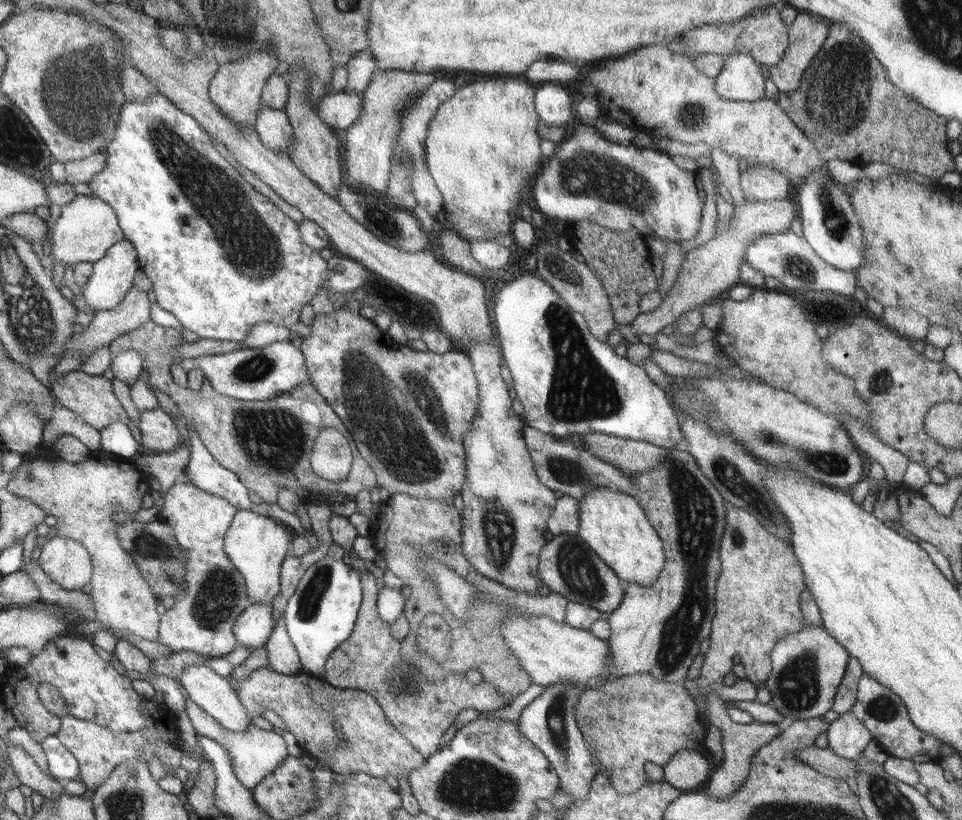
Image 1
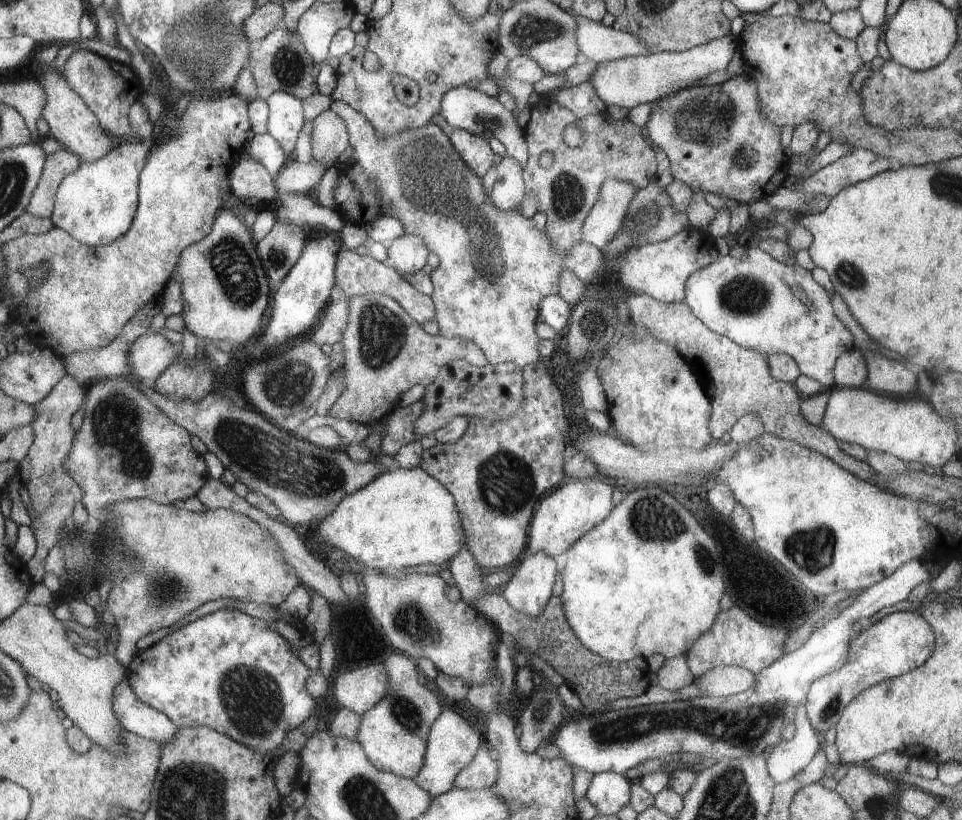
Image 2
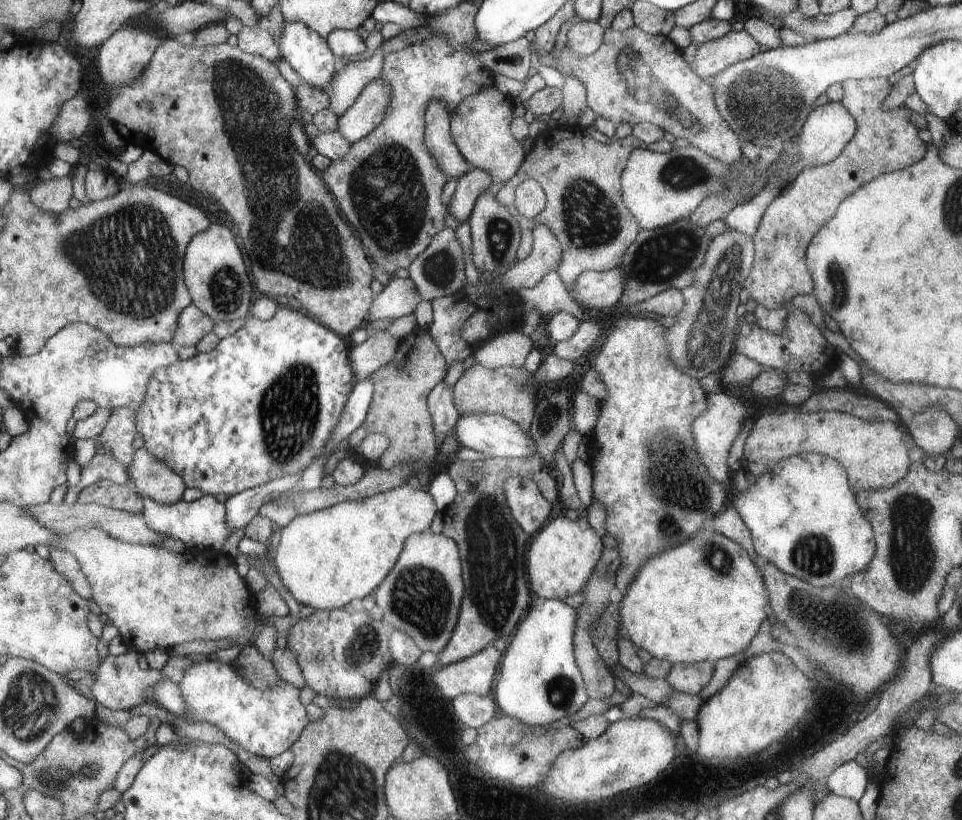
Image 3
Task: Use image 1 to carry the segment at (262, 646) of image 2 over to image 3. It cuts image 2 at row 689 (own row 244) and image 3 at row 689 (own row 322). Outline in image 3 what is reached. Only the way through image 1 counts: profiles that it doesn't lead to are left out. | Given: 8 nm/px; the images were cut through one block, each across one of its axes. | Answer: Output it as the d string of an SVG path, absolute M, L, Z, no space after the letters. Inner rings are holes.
M211 660L195 662L187 668L185 676L177 684L181 696L187 704L187 718L189 722L209 722L217 726L225 738L231 738L245 750L263 756L275 758L277 754L285 752L293 746L303 730L307 728L305 708L299 704L299 690L287 682L281 682L273 690L257 690L249 686L233 668L233 664L221 664Z

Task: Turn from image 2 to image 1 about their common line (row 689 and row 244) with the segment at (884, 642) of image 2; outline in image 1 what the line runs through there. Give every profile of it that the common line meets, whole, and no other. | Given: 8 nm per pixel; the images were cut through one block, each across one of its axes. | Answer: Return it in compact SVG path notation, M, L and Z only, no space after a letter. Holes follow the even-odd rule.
M825 160L803 178L803 184L799 186L799 192L795 196L795 204L803 226L803 238L821 260L843 272L859 270L859 266L865 266L869 262L865 256L869 244L863 236L863 228L859 226L851 196L845 192L845 186L837 184L833 176L829 176L829 166Z

